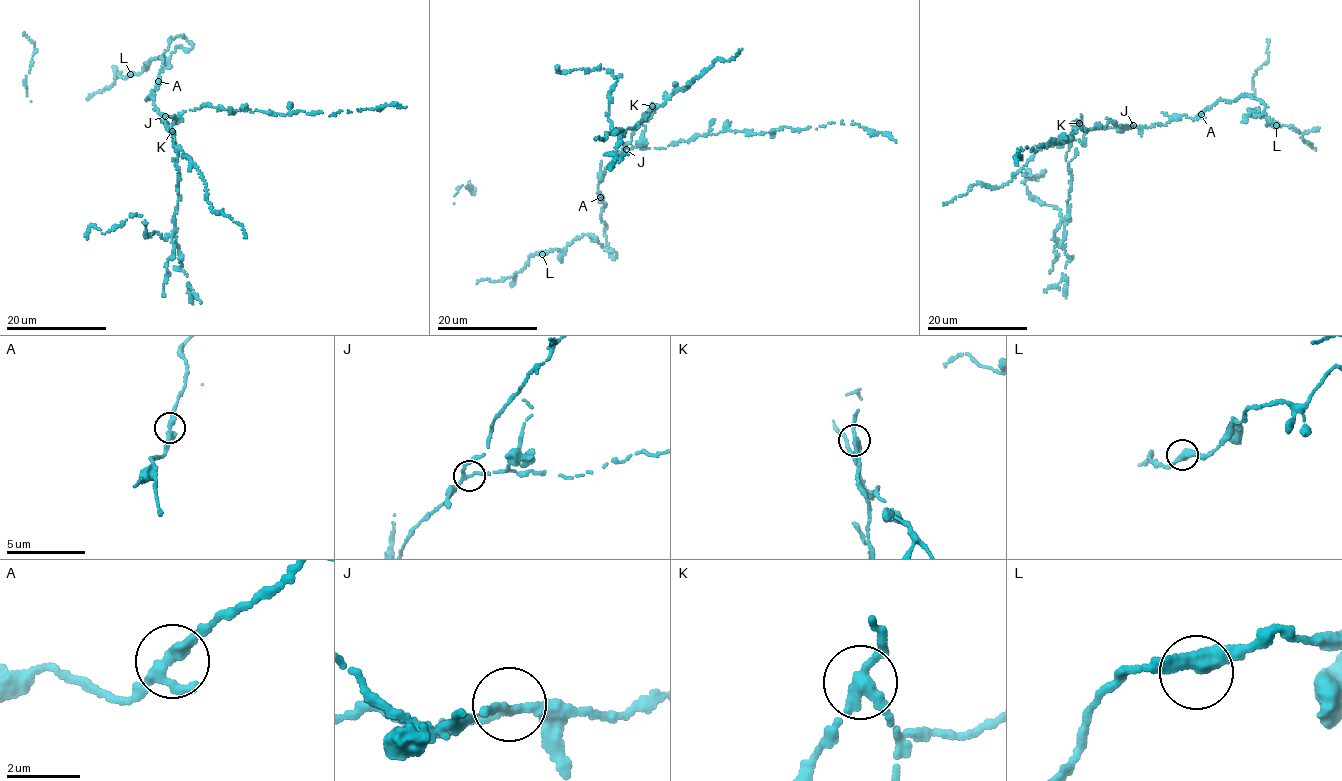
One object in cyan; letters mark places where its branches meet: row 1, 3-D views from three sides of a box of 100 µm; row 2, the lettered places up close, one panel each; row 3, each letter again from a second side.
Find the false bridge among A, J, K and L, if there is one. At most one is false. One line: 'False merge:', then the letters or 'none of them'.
False merge: K

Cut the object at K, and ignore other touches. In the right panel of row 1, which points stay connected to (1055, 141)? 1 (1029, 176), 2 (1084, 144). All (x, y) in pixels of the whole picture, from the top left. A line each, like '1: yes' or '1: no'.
1: no
2: yes

